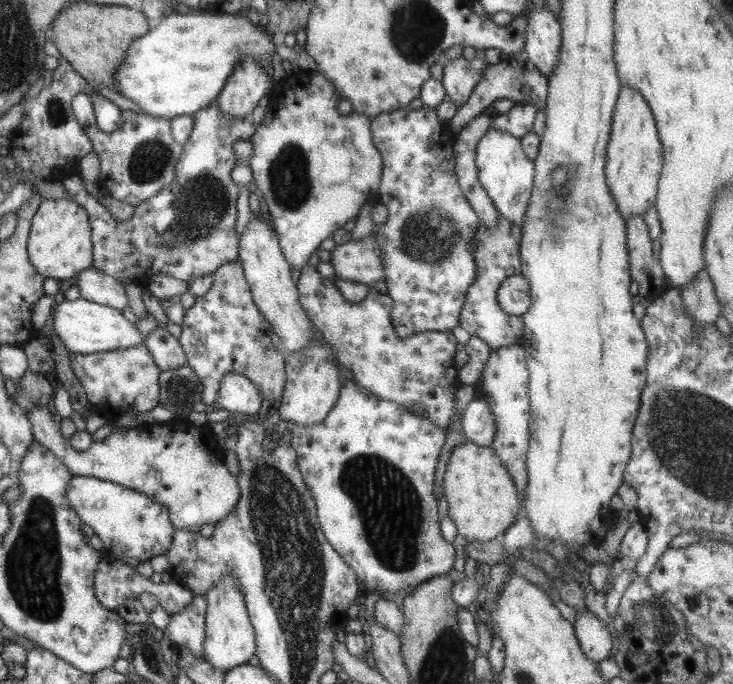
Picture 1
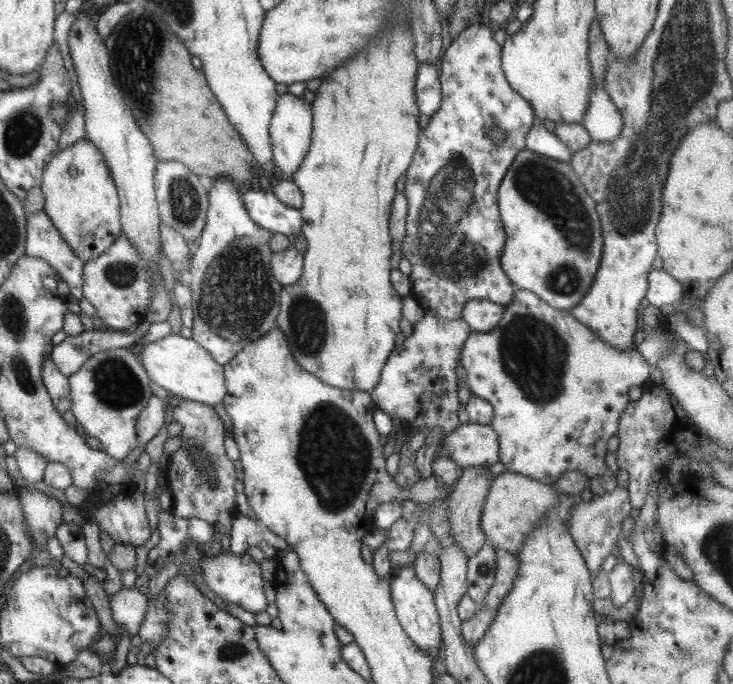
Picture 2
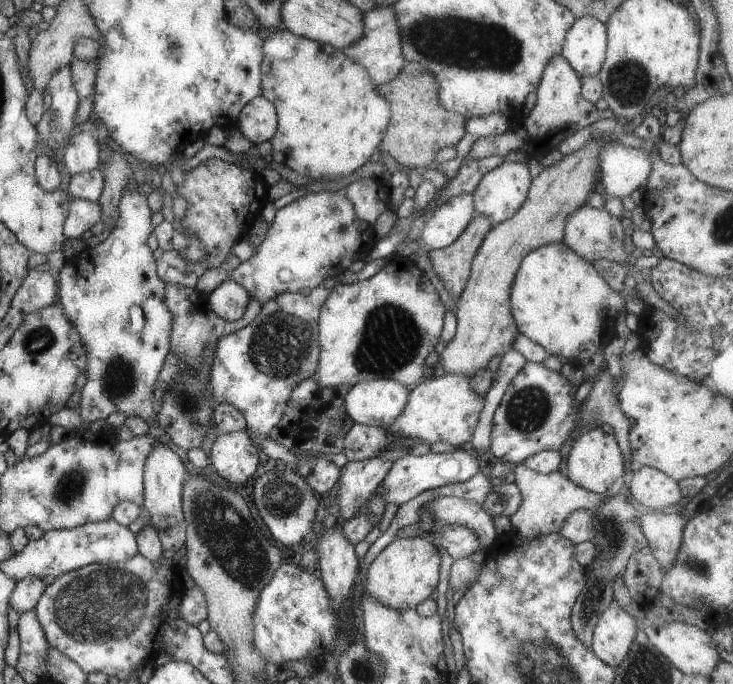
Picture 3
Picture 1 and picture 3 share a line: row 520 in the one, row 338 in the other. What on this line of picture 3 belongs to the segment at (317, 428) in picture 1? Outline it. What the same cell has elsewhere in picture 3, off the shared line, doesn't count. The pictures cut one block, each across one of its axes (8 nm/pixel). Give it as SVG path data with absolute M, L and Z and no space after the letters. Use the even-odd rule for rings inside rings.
M395 256L368 280L358 280L354 284L338 283L322 304L318 316L320 355L314 374L318 386L354 386L362 380L395 379L412 388L426 375L425 361L441 339L445 312L436 288L409 256Z

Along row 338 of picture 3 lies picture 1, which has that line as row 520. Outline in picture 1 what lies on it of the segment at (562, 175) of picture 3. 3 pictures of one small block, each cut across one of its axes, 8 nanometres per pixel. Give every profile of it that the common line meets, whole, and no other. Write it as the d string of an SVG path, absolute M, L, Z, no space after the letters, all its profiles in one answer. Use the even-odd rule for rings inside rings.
M472 442L456 446L449 458L447 471L444 477L444 494L449 503L450 519L457 526L458 535L462 535L468 543L493 541L503 537L506 530L512 526L522 513L521 501L518 499L518 490L510 477L510 473L502 464L500 457L493 448L478 446Z

